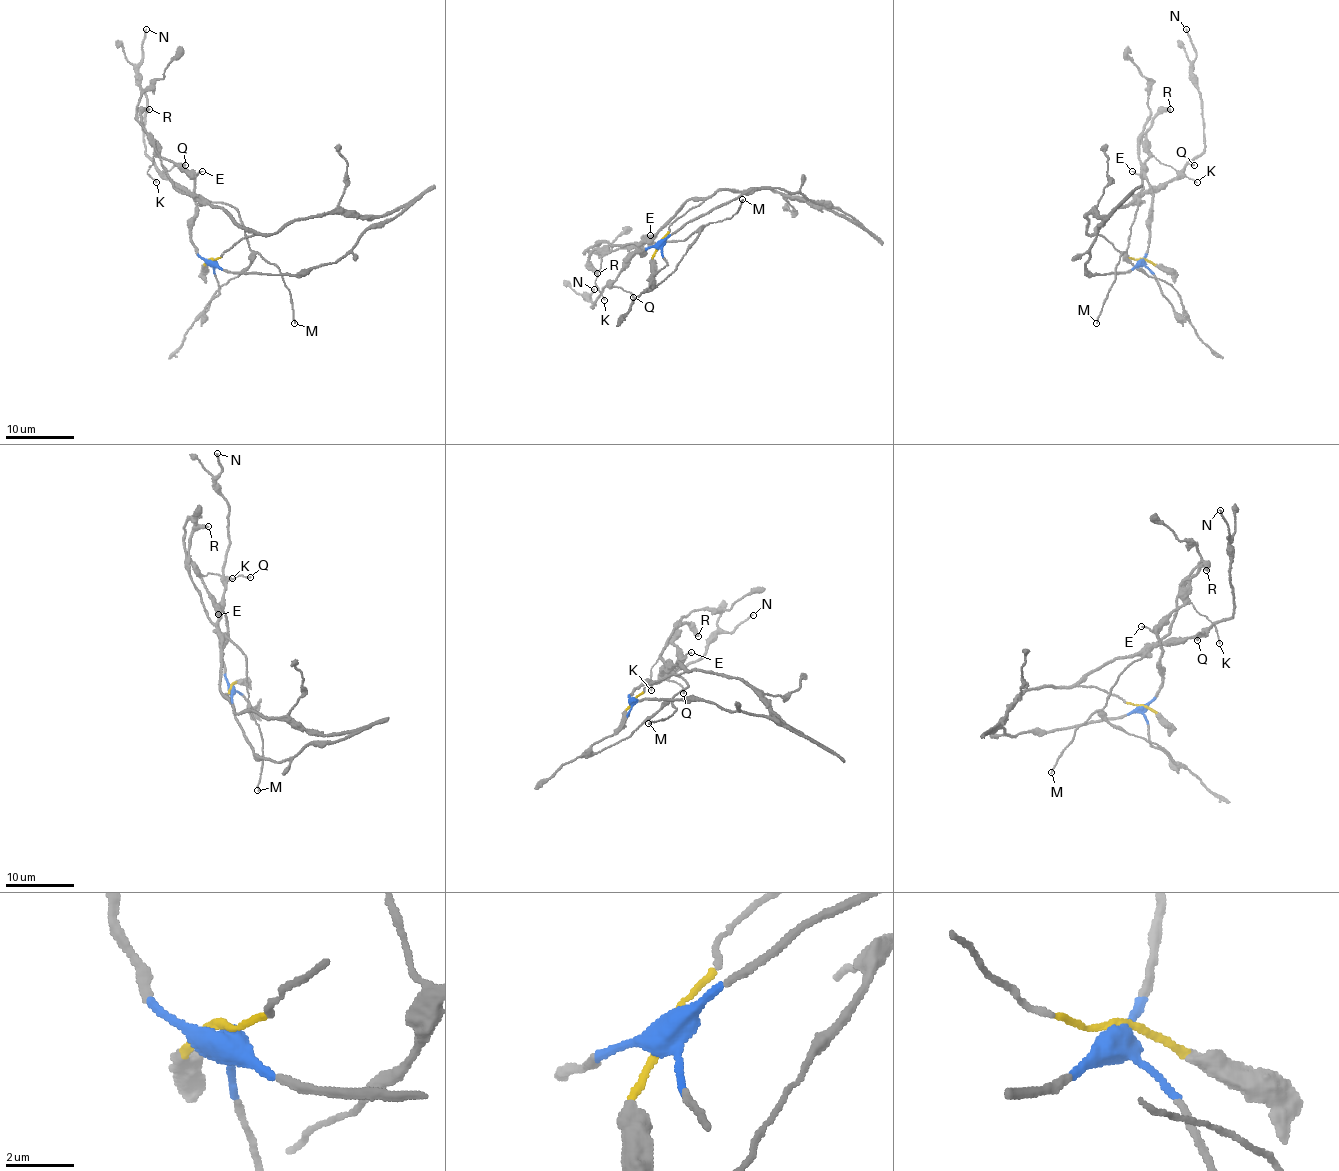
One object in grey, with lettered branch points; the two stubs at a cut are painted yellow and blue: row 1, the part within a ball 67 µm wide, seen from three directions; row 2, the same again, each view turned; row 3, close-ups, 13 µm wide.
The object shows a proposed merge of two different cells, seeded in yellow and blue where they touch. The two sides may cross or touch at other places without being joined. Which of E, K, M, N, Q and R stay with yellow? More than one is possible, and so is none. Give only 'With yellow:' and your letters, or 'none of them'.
With yellow: M, N, Q

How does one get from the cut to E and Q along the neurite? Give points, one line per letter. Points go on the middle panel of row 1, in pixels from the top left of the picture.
E: (659, 245), (639, 253), (644, 255), (644, 243), (651, 234)
Q: (659, 245), (669, 226), (700, 200), (690, 199), (637, 248), (613, 285), (634, 297)

